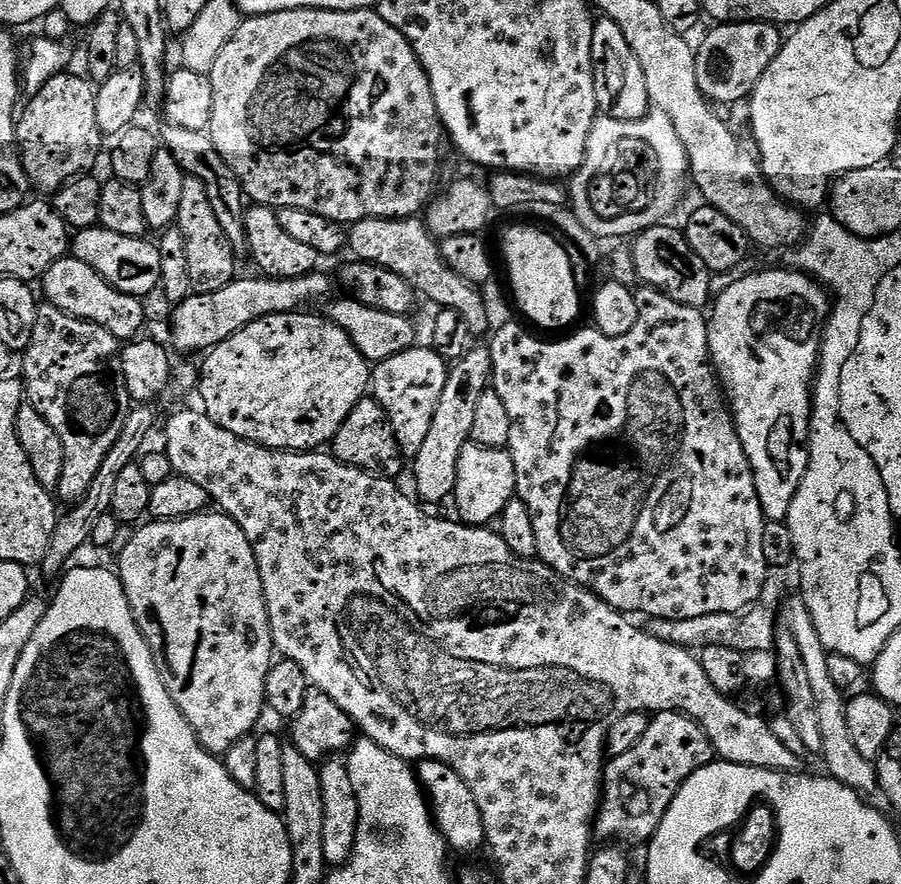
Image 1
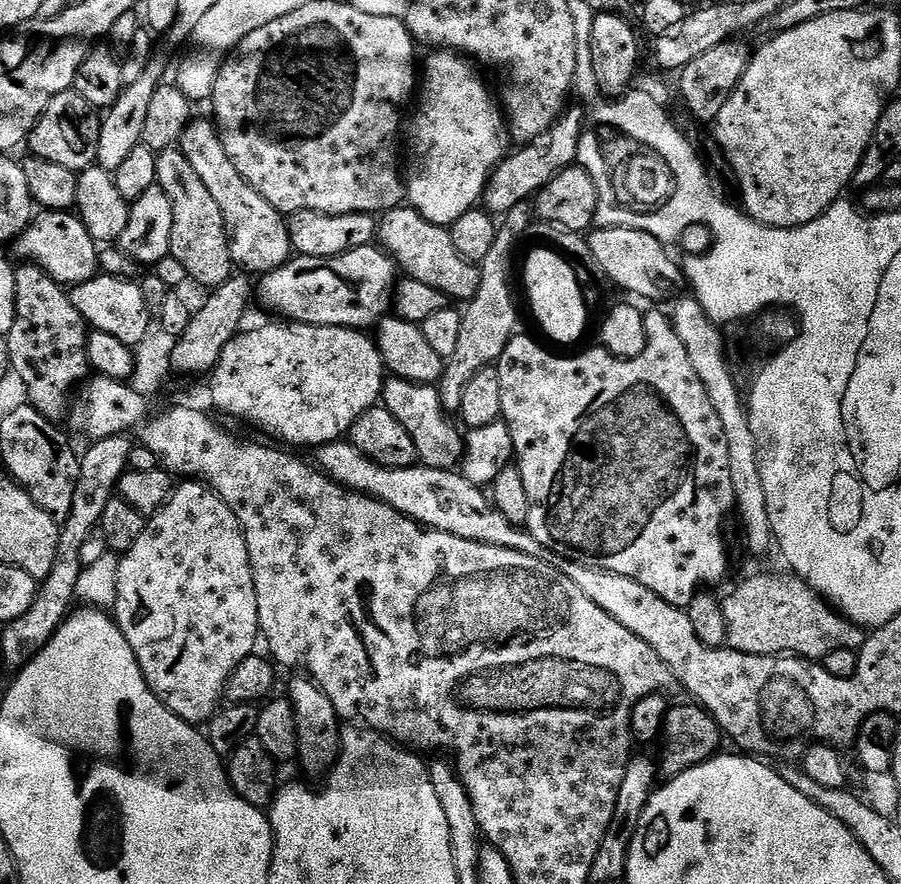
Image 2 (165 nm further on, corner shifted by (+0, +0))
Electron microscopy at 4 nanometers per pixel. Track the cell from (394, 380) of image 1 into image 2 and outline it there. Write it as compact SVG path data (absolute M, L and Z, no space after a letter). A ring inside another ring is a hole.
M389 375L384 381L384 391L382 393L382 407L390 410L402 426L406 426L406 431L410 433L410 438L414 438L414 450L416 451L417 461L425 468L446 468L455 469L464 458L464 436L461 429L452 425L453 417L445 412L440 401L439 387L430 384L419 384L403 380L397 376Z

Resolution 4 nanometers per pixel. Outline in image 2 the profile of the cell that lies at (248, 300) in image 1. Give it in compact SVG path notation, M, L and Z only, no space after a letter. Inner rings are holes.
M367 244L334 258L293 255L278 270L263 273L259 280L258 304L260 300L262 307L277 312L277 317L285 321L368 330L384 319L393 303L398 269L383 248Z

